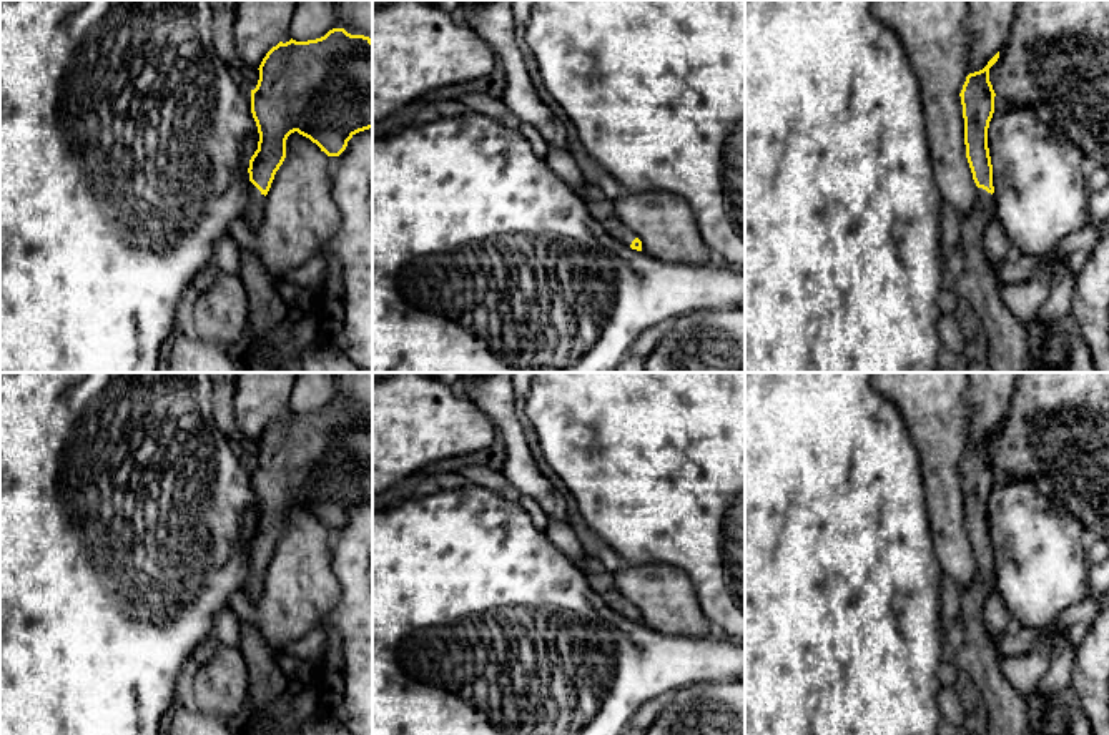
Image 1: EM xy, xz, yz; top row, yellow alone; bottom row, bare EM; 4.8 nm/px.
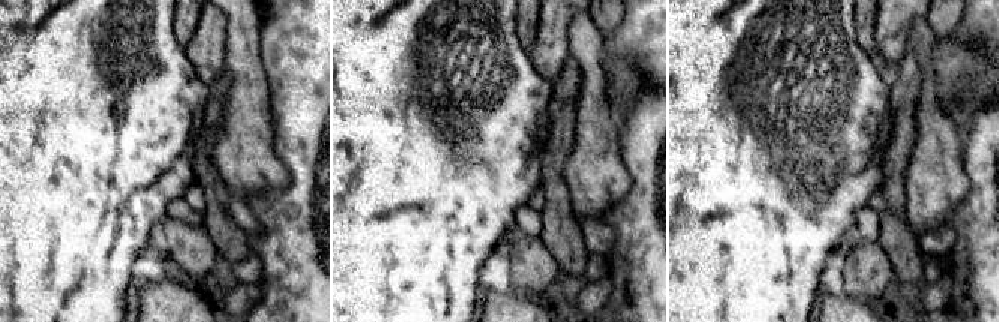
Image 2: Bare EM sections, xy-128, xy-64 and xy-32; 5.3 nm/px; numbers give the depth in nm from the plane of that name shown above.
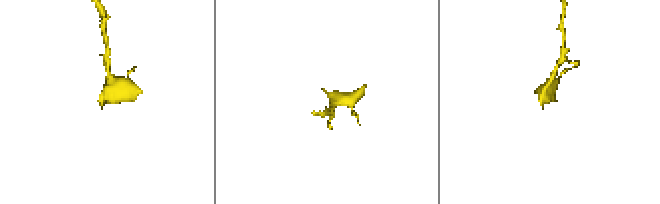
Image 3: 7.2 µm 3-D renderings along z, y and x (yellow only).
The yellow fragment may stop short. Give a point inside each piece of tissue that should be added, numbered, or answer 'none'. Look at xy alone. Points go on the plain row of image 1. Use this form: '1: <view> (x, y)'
1: xy (255, 582)

